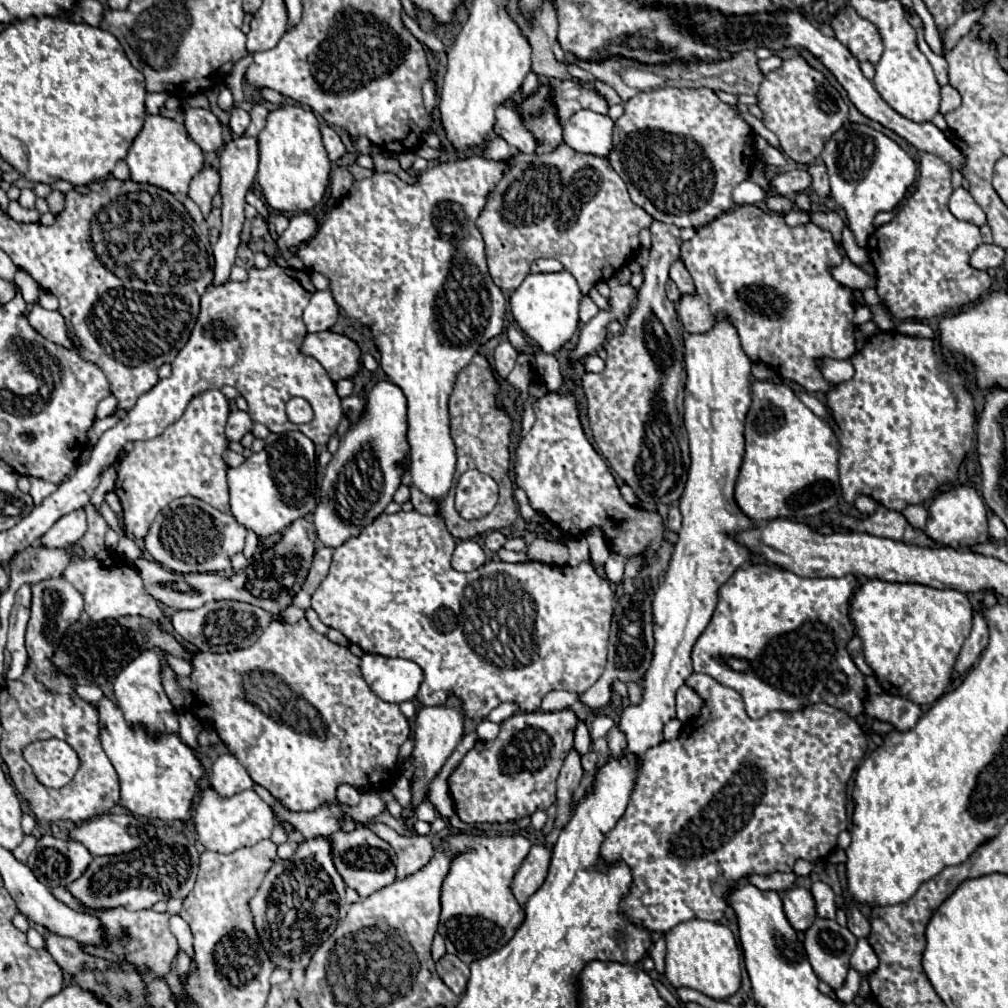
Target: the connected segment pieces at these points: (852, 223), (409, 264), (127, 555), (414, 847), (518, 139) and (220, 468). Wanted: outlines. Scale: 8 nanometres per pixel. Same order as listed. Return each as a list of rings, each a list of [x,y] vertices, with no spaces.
[[[845,123],[821,151],[821,159],[831,179],[833,199],[847,211],[849,227],[859,247],[867,245],[869,235],[875,231],[873,217],[879,211],[893,211],[905,197],[905,191],[915,181],[915,161],[887,135],[863,123]]]
[[[467,157],[467,159],[457,159],[457,161],[445,161],[439,163],[423,173],[417,175],[417,183],[405,183],[401,181],[397,175],[393,173],[373,173],[373,177],[363,179],[363,181],[355,181],[351,185],[351,189],[347,191],[347,195],[339,201],[337,207],[333,207],[329,211],[329,217],[325,219],[325,223],[319,227],[319,231],[307,241],[303,243],[295,255],[303,261],[303,265],[311,271],[317,271],[325,277],[329,277],[331,281],[331,291],[333,297],[337,301],[337,305],[357,323],[361,323],[363,327],[367,327],[371,331],[371,337],[375,341],[375,345],[379,347],[381,353],[381,367],[387,373],[387,377],[399,385],[407,397],[407,419],[409,419],[409,445],[411,445],[411,455],[409,455],[409,471],[413,477],[413,487],[421,489],[421,493],[425,493],[433,503],[441,505],[443,499],[447,497],[451,485],[453,485],[453,475],[455,475],[455,445],[451,439],[451,431],[449,431],[449,411],[447,411],[447,401],[451,395],[451,389],[455,385],[455,375],[469,365],[469,361],[473,359],[473,355],[481,349],[483,343],[487,343],[491,337],[499,335],[503,329],[503,317],[507,311],[507,301],[501,293],[501,289],[493,283],[489,271],[487,271],[487,263],[485,263],[485,245],[483,245],[483,237],[479,233],[479,229],[475,227],[475,221],[479,217],[479,213],[483,211],[489,193],[495,189],[497,181],[505,175],[505,169],[509,167],[509,161],[491,161],[485,157]]]
[[[121,535],[119,545],[117,545],[115,551],[117,551],[125,561],[135,561],[135,559],[141,557],[141,549],[139,549],[139,545],[137,545],[133,539],[129,539],[127,535]]]
[[[439,819],[437,823],[433,823],[433,831],[431,835],[417,835],[417,837],[403,837],[397,835],[391,827],[383,825],[383,823],[369,823],[369,827],[381,837],[385,839],[395,853],[401,857],[401,875],[397,875],[397,879],[405,879],[413,873],[417,873],[419,869],[423,869],[431,857],[433,857],[433,835],[437,831],[441,831],[441,827],[445,827],[443,819]]]
[[[499,105],[495,109],[495,125],[493,131],[497,133],[497,137],[505,139],[513,149],[521,151],[521,153],[535,153],[539,143],[533,137],[533,133],[529,133],[519,119],[519,111],[509,107],[509,105]]]
[[[221,391],[199,393],[189,401],[189,405],[187,405],[187,409],[179,421],[169,425],[159,437],[135,443],[133,451],[121,459],[121,465],[117,471],[119,475],[117,475],[117,483],[115,483],[115,493],[123,505],[123,517],[125,517],[125,531],[127,533],[133,533],[135,539],[143,539],[147,535],[149,525],[153,523],[155,515],[165,505],[169,505],[173,499],[185,497],[185,495],[197,497],[197,499],[213,505],[215,509],[229,513],[227,465],[223,461],[223,451],[227,447],[223,427],[227,423],[227,415],[229,415],[229,403]]]

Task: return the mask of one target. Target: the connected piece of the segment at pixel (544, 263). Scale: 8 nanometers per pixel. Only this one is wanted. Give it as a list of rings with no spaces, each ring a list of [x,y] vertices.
[[[537,259],[531,265],[531,273],[555,273],[563,271],[563,265],[557,259]]]

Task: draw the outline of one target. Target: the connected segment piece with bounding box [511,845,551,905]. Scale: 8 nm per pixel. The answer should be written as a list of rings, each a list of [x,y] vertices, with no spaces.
[[[545,845],[531,847],[529,855],[521,863],[521,867],[515,873],[513,883],[511,883],[511,893],[519,905],[525,905],[527,899],[543,885],[543,881],[547,877],[549,861],[551,861],[551,851]]]

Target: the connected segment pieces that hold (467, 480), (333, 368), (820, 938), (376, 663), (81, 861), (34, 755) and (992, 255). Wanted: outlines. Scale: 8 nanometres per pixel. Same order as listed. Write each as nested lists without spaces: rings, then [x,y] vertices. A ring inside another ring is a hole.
[[[465,471],[457,481],[455,507],[467,520],[479,519],[481,511],[491,511],[497,503],[497,483],[481,471]]]
[[[333,331],[309,333],[301,345],[305,355],[315,357],[333,381],[351,379],[361,367],[361,349],[355,341]]]
[[[817,917],[805,931],[805,951],[817,977],[834,991],[845,983],[857,937],[833,919]]]
[[[365,653],[359,669],[371,691],[389,703],[411,701],[423,681],[421,667],[409,659],[391,659]]]
[[[43,835],[37,841],[35,851],[29,855],[27,867],[33,871],[33,875],[49,889],[61,885],[67,887],[69,883],[73,883],[77,877],[81,877],[81,873],[85,873],[85,869],[89,867],[91,861],[91,853],[85,849],[85,845],[81,845],[79,841],[71,841],[71,839],[57,839],[53,835]]]
[[[59,739],[35,741],[23,751],[35,777],[47,787],[67,785],[79,769],[79,757],[71,745]]]
[[[979,245],[977,251],[971,255],[971,265],[977,269],[993,269],[999,267],[1005,259],[1005,251],[997,245]]]

